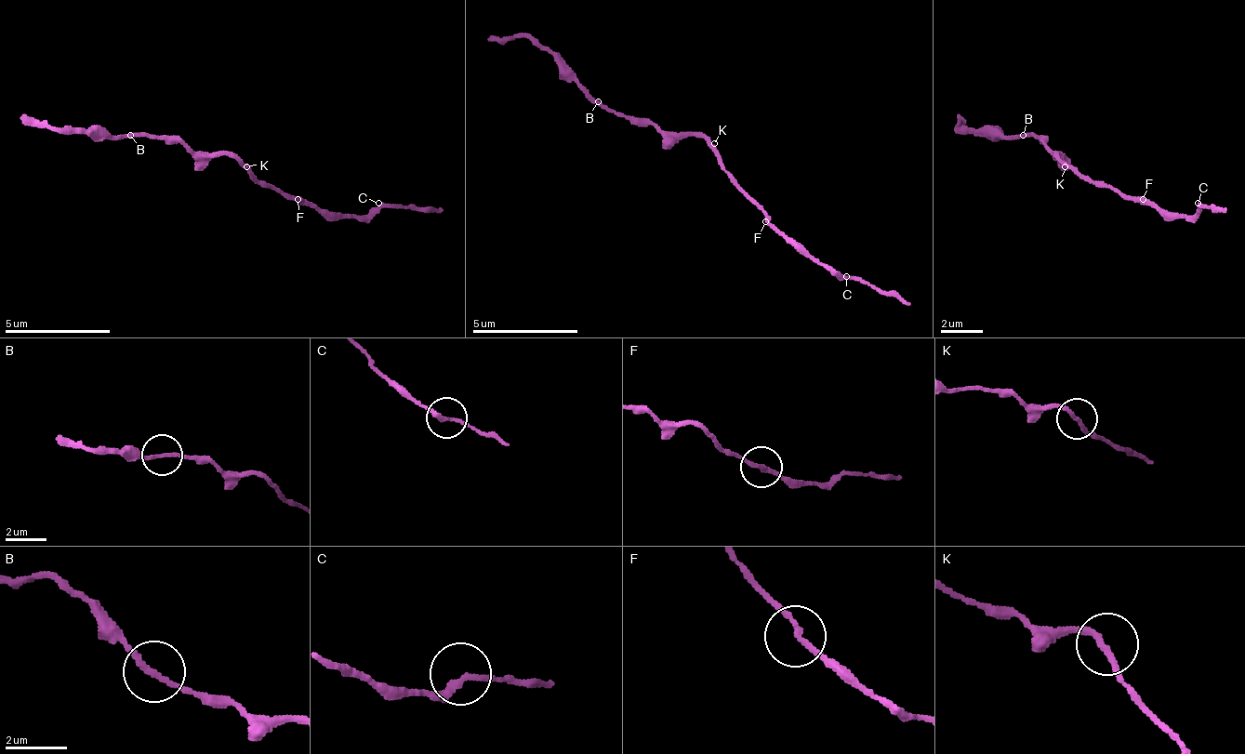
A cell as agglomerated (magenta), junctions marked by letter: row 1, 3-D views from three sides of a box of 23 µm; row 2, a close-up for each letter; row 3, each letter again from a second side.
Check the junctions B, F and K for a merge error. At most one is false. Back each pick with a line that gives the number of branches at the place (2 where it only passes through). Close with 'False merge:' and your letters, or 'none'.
False merge: none

